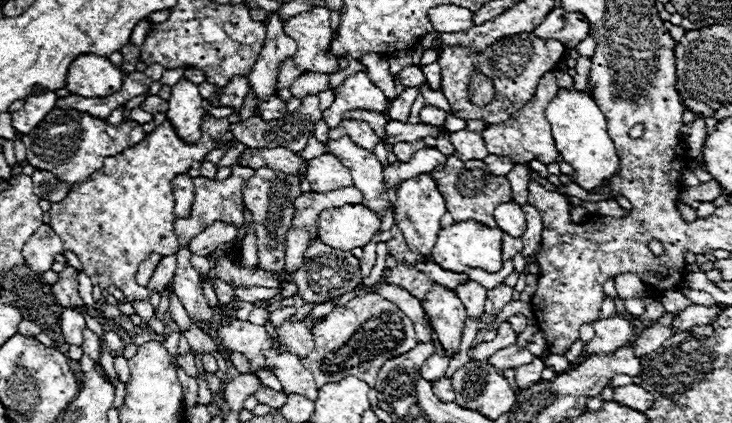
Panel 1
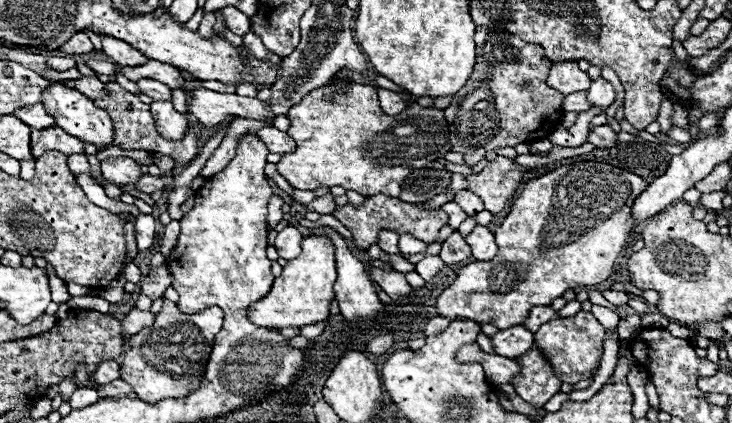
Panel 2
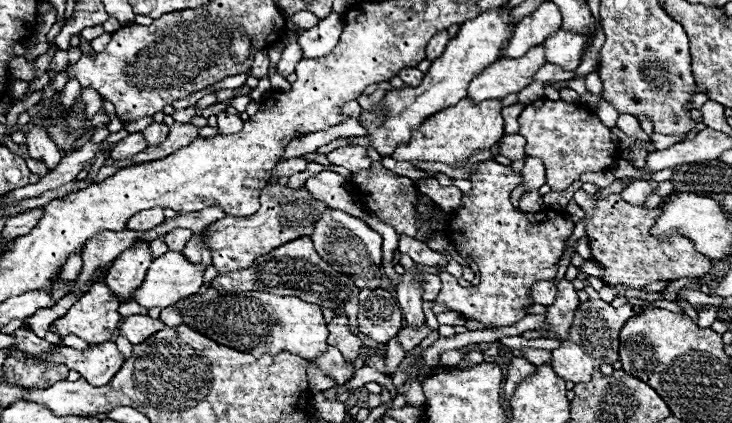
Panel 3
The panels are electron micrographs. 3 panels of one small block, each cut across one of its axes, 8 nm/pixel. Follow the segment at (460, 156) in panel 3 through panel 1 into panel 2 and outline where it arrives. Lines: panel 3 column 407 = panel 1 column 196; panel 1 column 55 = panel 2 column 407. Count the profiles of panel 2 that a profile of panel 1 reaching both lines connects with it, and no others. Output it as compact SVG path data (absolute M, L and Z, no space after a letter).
M386 194L368 196L366 202L360 208L352 208L350 204L338 206L332 216L338 218L354 234L352 250L360 250L360 252L366 252L370 248L370 244L378 242L378 232L382 228L390 228L390 230L394 230L398 234L408 232L408 234L424 240L426 244L432 244L432 242L436 242L438 230L448 222L448 218L444 216L444 212L440 208L438 210L424 210L424 208L420 208L416 204L408 204L408 202L402 202L400 198L390 198Z

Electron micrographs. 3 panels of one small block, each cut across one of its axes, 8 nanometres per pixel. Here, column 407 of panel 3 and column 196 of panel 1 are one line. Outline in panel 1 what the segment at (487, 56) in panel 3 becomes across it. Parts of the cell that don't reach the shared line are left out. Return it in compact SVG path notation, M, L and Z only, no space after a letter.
M182 78L176 86L172 86L172 96L168 100L166 118L174 126L178 138L194 144L201 136L204 100L190 80Z

